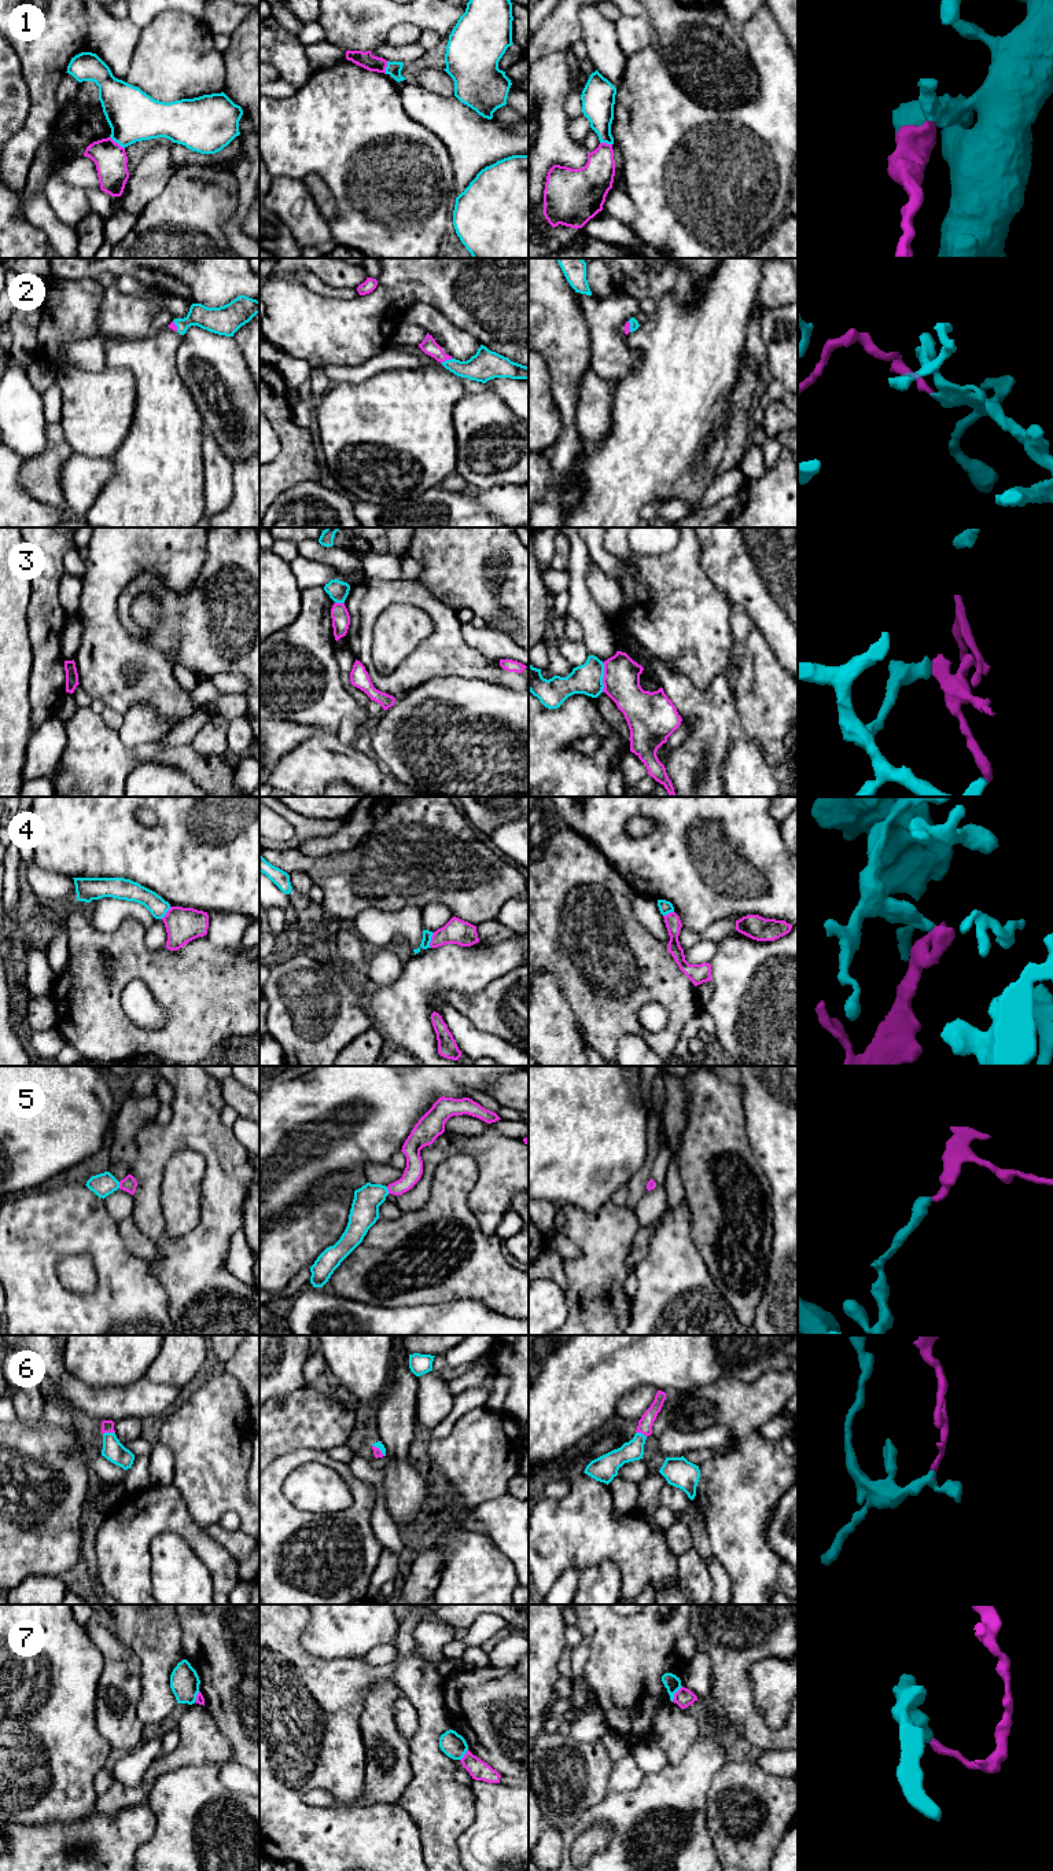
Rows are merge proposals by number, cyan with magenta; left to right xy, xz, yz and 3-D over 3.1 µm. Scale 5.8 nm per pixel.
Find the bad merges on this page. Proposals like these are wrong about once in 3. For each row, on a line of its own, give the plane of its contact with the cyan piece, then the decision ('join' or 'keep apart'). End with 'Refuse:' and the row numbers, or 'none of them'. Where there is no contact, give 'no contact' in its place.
1: contact in xy; keep apart
2: contact in xz; join
3: contact in yz; keep apart
4: contact in xz; keep apart
5: contact in xy; join
6: contact in xy; join
7: contact in yz; keep apart
Refuse: 1, 3, 4, 7

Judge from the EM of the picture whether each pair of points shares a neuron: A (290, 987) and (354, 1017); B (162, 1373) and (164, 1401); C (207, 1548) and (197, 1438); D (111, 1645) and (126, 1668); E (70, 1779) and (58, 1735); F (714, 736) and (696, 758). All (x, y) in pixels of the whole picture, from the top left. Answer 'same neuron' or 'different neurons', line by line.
A: same neuron
B: different neurons
C: different neurons
D: same neuron
E: same neuron
F: same neuron

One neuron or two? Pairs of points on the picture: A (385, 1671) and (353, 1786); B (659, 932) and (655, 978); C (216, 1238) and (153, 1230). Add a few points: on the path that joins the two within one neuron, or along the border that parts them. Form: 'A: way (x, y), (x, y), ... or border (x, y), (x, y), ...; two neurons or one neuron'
A: way (353, 1693), (346, 1699), (346, 1754); one neuron
B: border (633, 918), (666, 947); two neurons
C: way (199, 1246), (168, 1246); one neuron

